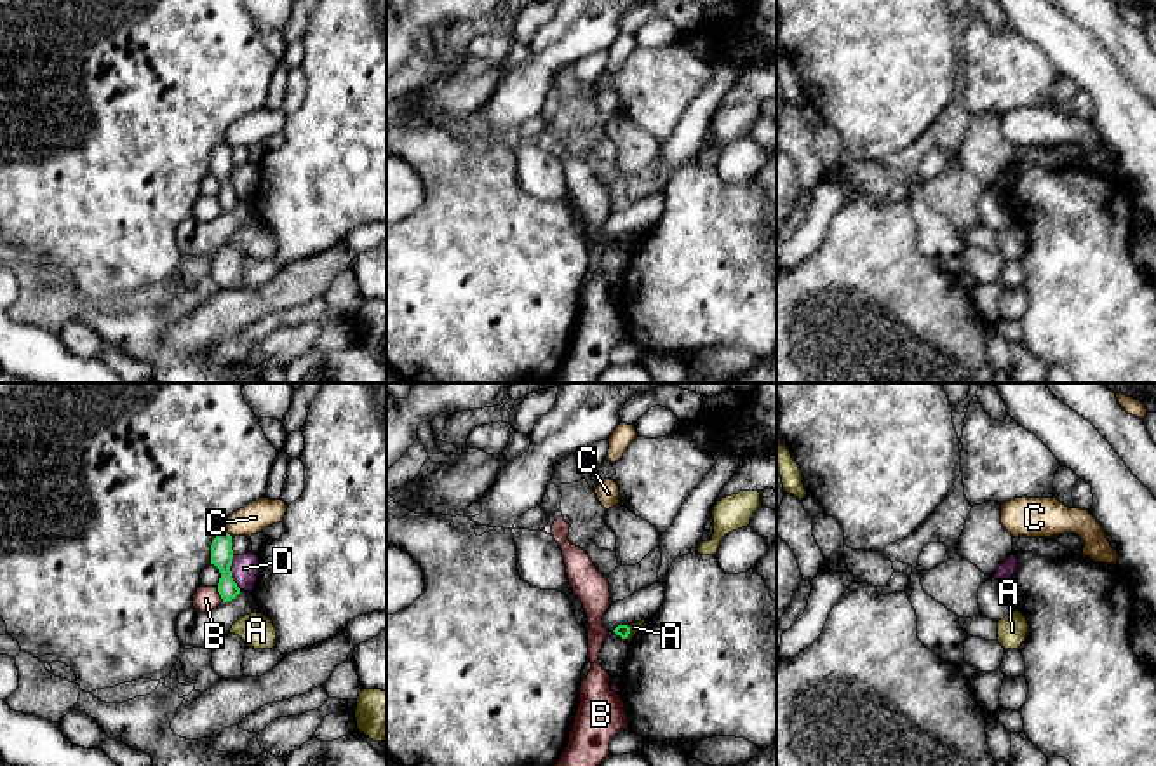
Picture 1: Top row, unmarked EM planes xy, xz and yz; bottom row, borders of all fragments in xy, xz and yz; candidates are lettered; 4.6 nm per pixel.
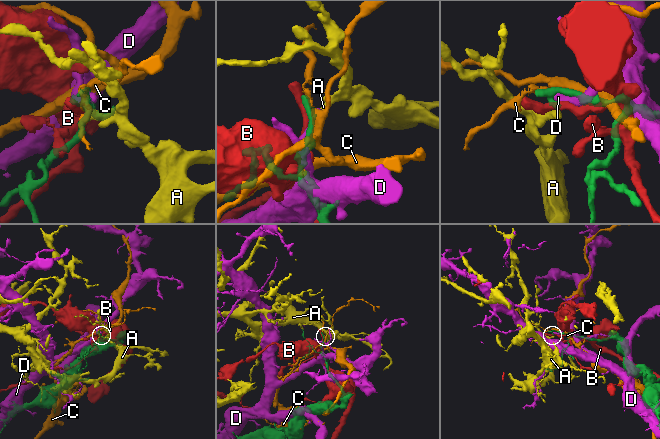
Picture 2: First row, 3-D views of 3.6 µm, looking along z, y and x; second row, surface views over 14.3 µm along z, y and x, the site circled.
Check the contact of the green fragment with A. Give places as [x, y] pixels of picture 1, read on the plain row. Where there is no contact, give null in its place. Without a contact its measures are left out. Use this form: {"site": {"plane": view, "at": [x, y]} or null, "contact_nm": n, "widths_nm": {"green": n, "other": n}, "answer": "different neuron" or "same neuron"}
{"site": {"plane": "xz", "at": [629, 242]}, "contact_nm": 70, "widths_nm": {"green": 60, "other": 50}, "answer": "different neuron"}

